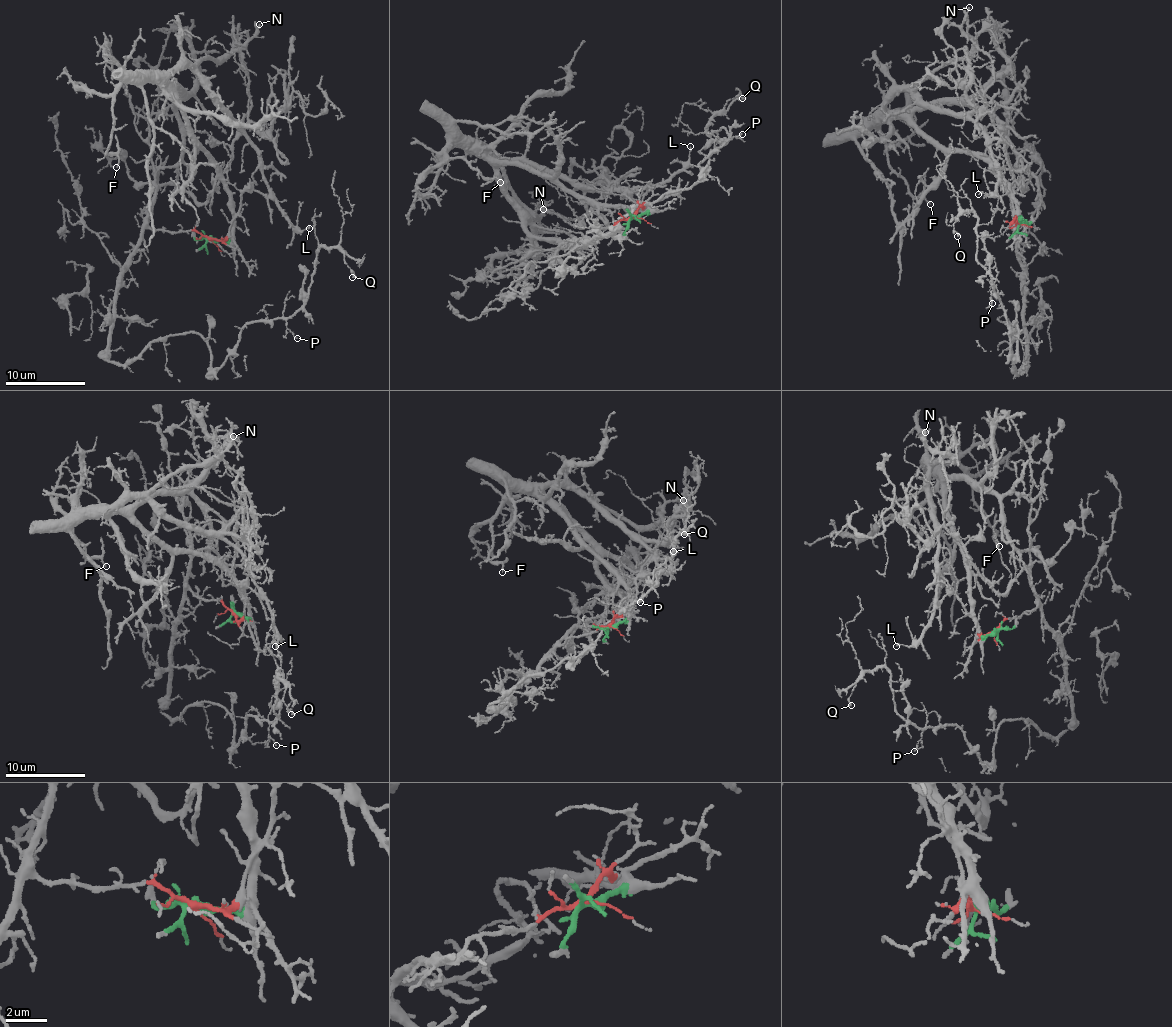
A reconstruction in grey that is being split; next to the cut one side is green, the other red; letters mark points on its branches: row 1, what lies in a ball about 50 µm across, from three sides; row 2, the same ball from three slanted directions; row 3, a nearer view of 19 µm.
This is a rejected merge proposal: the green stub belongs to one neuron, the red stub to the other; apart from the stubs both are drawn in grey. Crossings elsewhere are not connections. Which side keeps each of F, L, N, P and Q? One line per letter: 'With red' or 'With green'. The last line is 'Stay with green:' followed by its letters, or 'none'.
F: With green
L: With green
N: With green
P: With red
Q: With red
Stay with green: F, L, N

